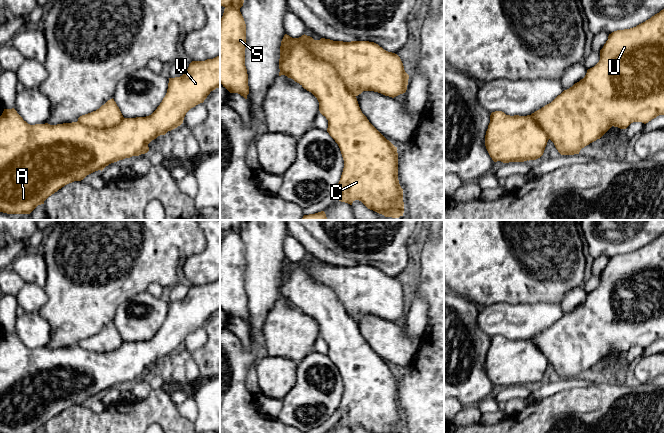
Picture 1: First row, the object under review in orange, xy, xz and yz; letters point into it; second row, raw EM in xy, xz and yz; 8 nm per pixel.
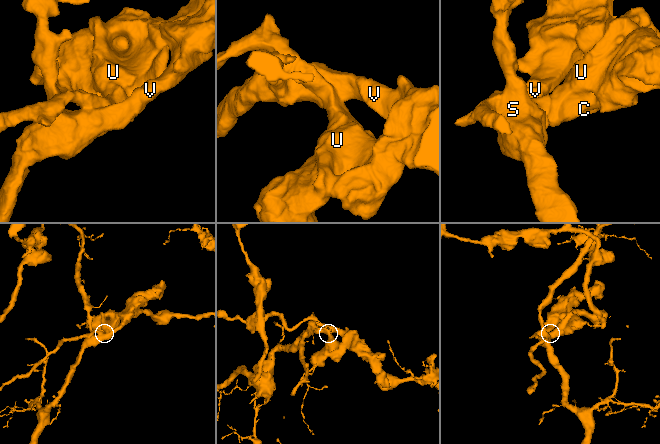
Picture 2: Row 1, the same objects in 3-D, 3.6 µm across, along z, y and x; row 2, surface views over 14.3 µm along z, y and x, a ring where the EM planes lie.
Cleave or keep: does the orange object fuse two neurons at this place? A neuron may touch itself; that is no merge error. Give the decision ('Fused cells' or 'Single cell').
Fused cells

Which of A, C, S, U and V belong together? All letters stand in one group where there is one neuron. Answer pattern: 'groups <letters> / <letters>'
groups A S V / C U

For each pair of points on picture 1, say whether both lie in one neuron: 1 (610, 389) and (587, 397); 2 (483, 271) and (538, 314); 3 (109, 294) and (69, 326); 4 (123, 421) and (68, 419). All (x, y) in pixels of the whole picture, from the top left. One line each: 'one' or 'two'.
1: one
2: two
3: one
4: one

